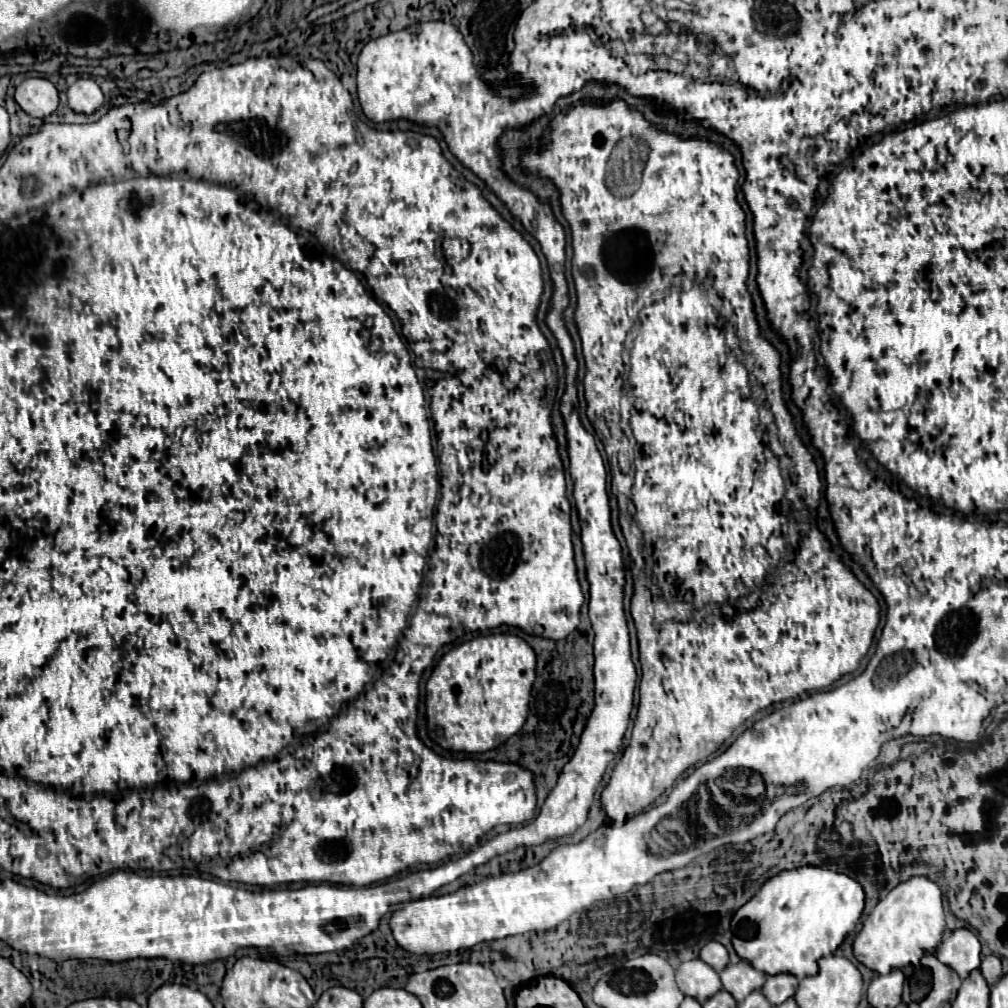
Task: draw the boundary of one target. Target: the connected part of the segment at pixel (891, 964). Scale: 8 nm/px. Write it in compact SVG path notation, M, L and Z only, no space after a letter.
M911 877L909 881L899 883L865 919L863 929L853 943L855 959L881 975L893 969L903 969L907 965L917 965L923 955L933 953L941 943L945 931L941 897L943 893L939 885L927 877Z

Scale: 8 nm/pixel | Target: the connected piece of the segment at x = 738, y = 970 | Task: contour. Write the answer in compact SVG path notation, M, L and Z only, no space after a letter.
M741 961L737 965L727 965L721 971L721 983L723 987L737 999L743 1001L751 991L757 991L763 987L767 975L757 971L747 961Z

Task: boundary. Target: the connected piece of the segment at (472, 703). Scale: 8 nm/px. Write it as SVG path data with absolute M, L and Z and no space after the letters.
M509 633L485 635L451 649L427 681L429 737L443 749L483 753L515 735L529 713L537 655L531 645Z

